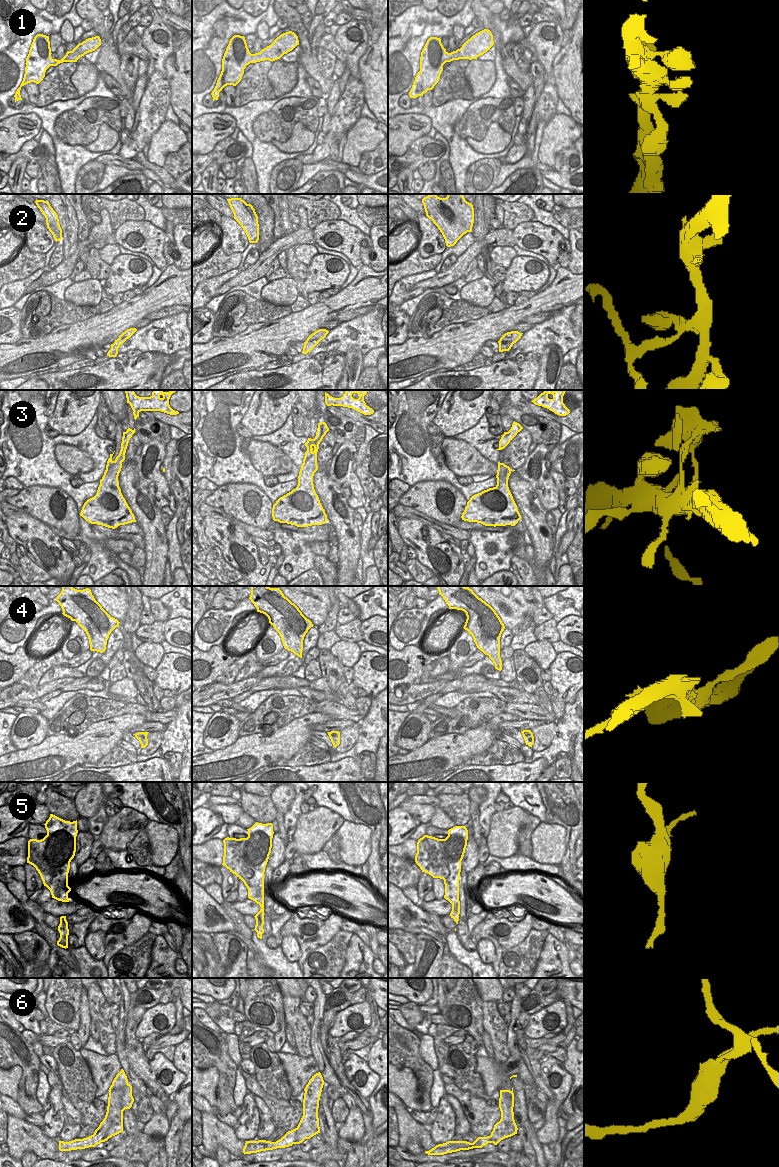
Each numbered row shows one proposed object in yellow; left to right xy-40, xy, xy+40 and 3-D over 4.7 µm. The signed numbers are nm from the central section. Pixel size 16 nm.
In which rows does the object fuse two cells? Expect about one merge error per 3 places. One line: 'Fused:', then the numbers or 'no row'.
Fused: 2, 3, 5, 6

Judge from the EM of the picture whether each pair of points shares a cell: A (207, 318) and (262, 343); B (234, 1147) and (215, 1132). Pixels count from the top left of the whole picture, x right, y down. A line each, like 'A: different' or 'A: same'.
A: different
B: same

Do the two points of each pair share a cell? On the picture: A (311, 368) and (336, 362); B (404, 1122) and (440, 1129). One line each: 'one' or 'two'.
A: one
B: two

